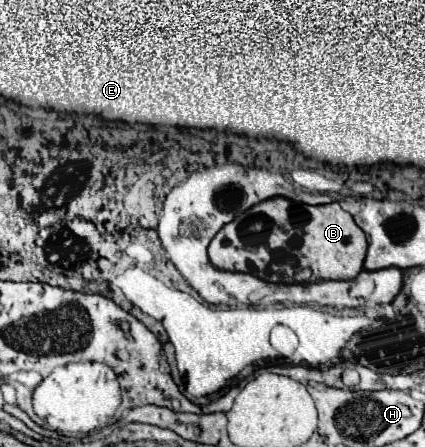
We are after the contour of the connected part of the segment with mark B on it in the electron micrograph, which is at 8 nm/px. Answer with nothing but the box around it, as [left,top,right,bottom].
[210,198,366,284]

